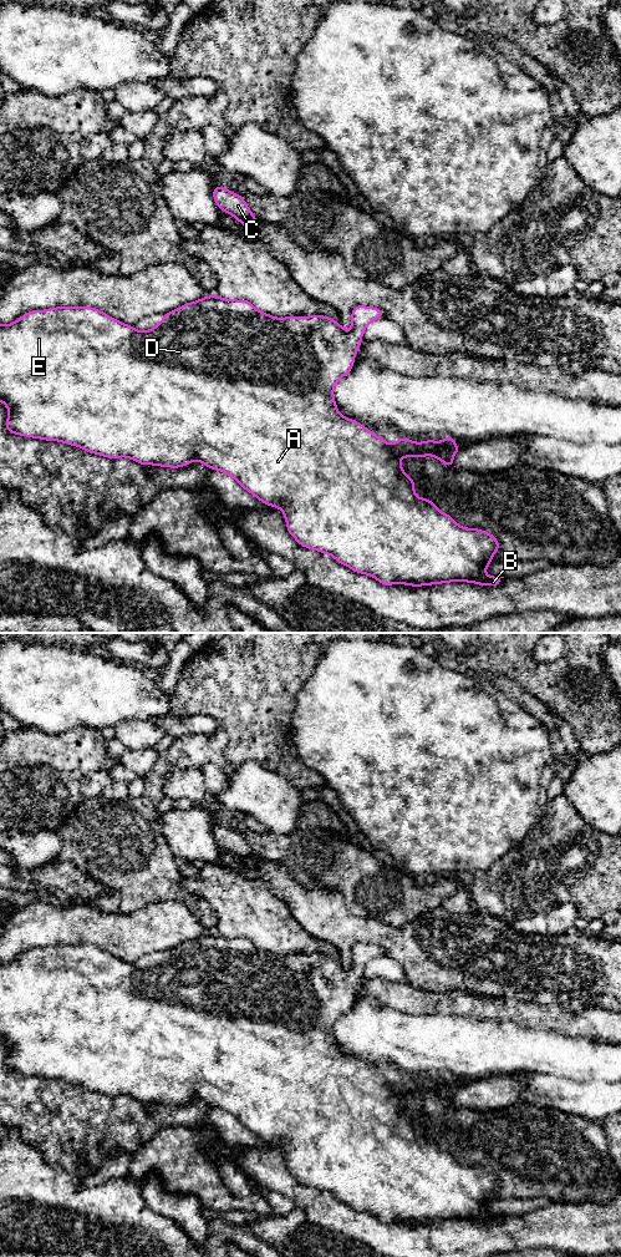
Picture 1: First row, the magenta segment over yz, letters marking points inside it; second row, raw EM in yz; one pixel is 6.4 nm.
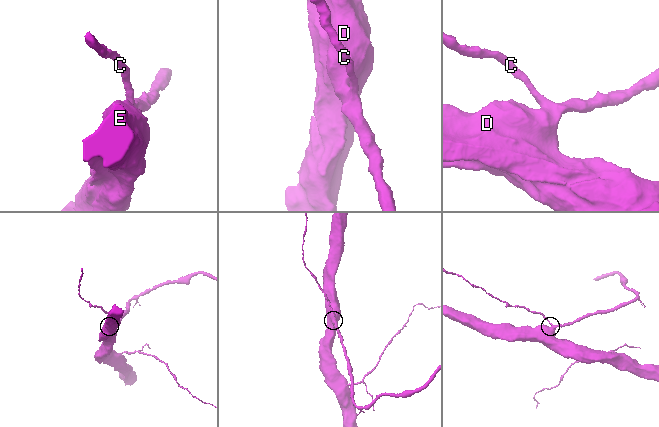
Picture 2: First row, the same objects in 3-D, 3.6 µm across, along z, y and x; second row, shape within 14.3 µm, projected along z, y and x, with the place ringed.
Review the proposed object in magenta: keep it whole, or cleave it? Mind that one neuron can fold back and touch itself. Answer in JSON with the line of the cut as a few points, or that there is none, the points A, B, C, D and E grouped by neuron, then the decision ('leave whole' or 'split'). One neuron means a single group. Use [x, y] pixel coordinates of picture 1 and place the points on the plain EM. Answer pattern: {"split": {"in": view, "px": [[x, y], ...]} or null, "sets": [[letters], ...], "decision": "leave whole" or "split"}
{"split": null, "sets": [["A", "B", "C", "D", "E"]], "decision": "leave whole"}

